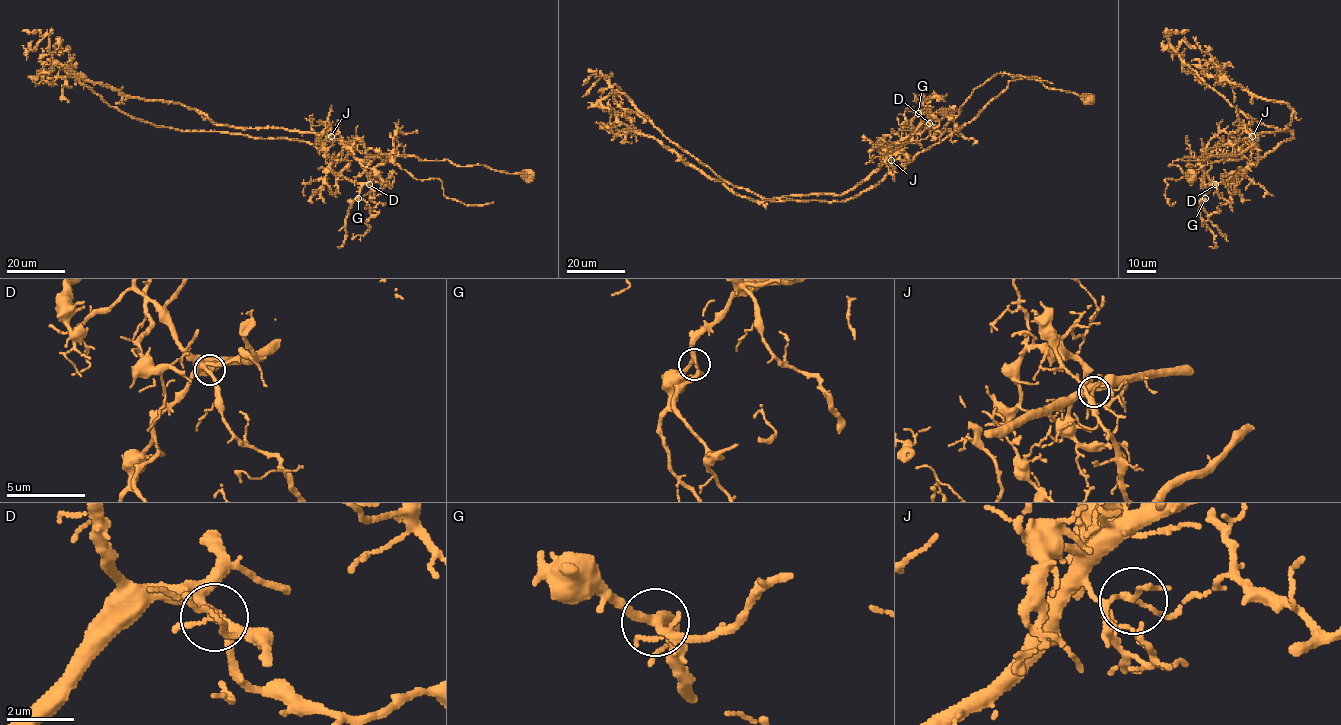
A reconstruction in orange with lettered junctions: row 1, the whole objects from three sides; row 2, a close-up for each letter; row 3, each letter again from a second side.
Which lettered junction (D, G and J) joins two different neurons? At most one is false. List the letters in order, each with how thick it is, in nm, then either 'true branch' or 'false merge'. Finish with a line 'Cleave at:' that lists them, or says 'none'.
D: 220 nm thick; true branch
G: 240 nm thick; true branch
J: 120 nm thick; false merge
Cleave at: J

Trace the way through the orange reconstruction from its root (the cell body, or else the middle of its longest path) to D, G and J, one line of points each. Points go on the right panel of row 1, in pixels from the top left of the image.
D: (1191, 177), (1169, 165), (1179, 159), (1238, 155), (1256, 146), (1259, 159), (1215, 184)
G: (1191, 177), (1169, 165), (1179, 159), (1238, 155), (1256, 146), (1259, 159), (1215, 183), (1205, 198)
J: (1191, 177), (1169, 165), (1179, 159), (1238, 155), (1255, 143), (1252, 136)

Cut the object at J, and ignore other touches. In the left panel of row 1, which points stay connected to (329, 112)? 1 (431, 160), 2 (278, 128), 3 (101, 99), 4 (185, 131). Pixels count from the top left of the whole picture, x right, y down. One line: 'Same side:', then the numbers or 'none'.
Same side: 2

